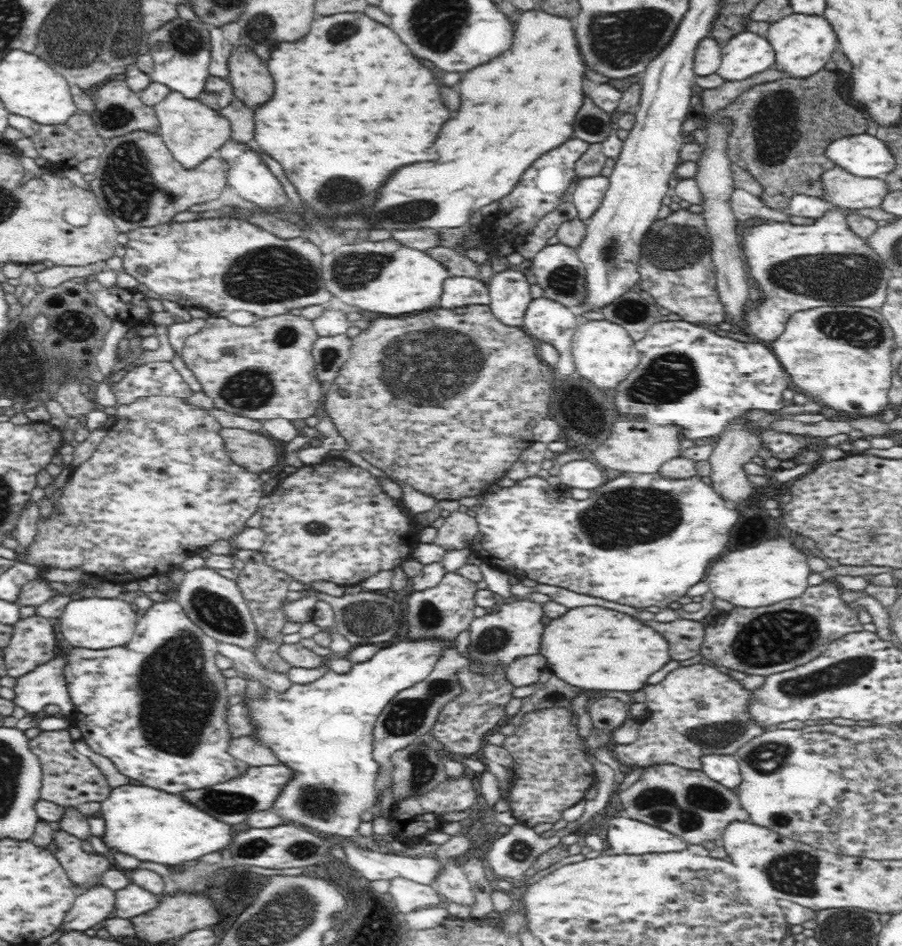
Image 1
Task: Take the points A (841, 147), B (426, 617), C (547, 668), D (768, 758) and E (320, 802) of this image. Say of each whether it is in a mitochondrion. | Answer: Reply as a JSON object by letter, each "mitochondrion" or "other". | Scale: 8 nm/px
{"A":"other","B":"mitochondrion","C":"other","D":"mitochondrion","E":"mitochondrion"}

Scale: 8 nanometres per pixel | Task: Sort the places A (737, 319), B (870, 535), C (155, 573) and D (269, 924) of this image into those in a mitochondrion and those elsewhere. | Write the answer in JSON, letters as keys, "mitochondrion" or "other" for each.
{"A":"other","B":"mitochondrion","C":"other","D":"mitochondrion"}

